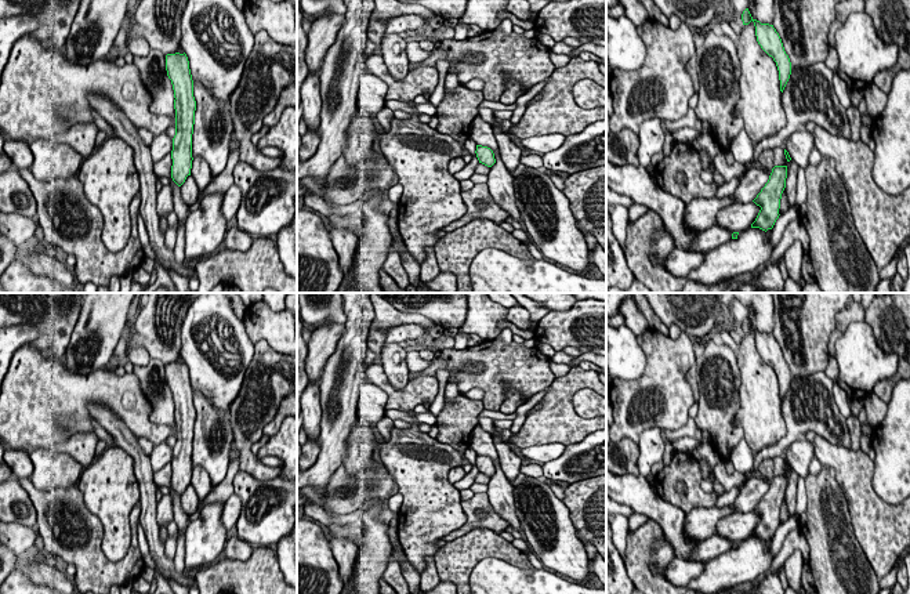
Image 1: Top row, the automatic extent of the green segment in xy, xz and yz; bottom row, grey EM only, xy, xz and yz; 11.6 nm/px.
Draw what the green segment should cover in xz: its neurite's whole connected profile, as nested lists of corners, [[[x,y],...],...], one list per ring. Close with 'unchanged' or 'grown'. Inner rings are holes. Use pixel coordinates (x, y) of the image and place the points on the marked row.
[[[476,145],[475,153],[476,153],[479,163],[487,167],[492,167],[496,163],[494,153],[487,146]]]; unchanged

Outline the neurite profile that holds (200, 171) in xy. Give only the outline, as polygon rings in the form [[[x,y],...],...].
[[[193,157],[191,175],[193,177],[199,191],[204,191],[204,188],[211,181],[211,170],[207,162],[202,157]]]

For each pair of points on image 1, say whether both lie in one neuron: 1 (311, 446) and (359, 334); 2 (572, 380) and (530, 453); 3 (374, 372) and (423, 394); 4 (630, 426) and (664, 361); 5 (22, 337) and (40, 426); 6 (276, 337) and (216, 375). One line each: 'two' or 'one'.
1: two
2: two
3: one
4: one
5: two
6: two

